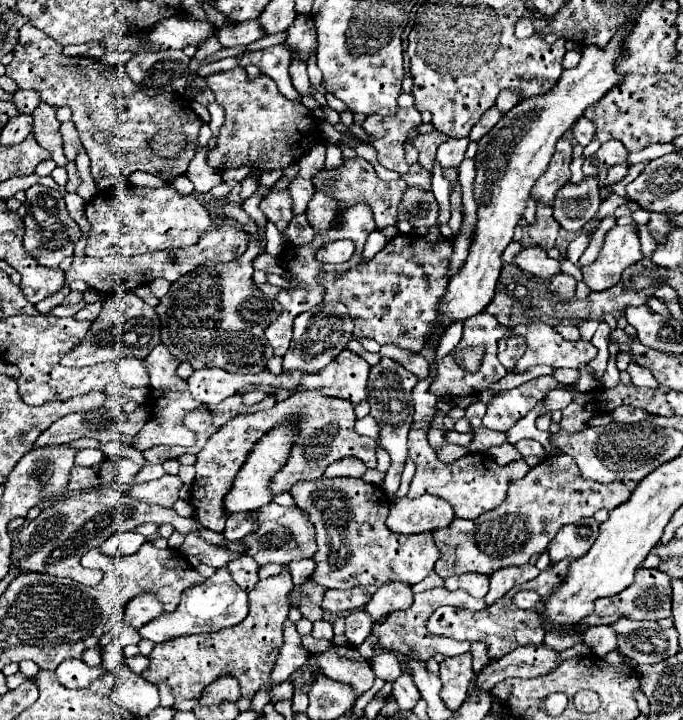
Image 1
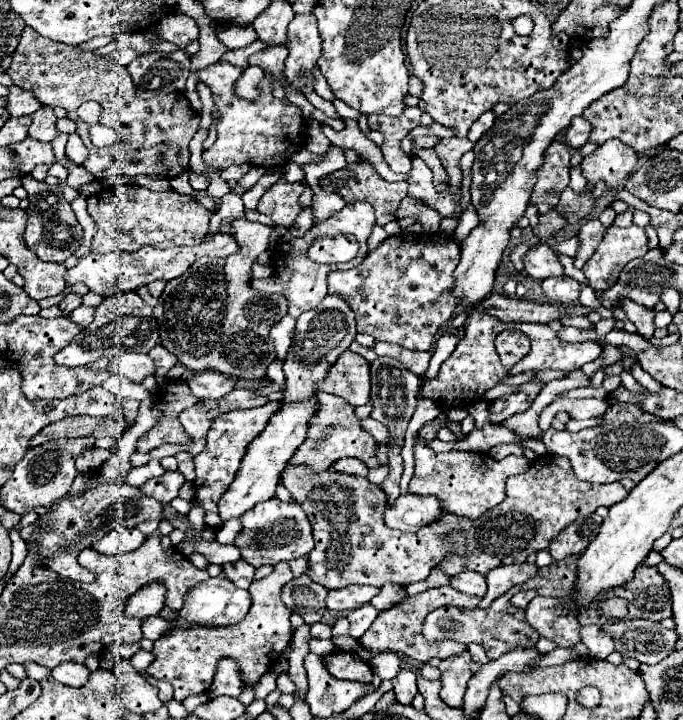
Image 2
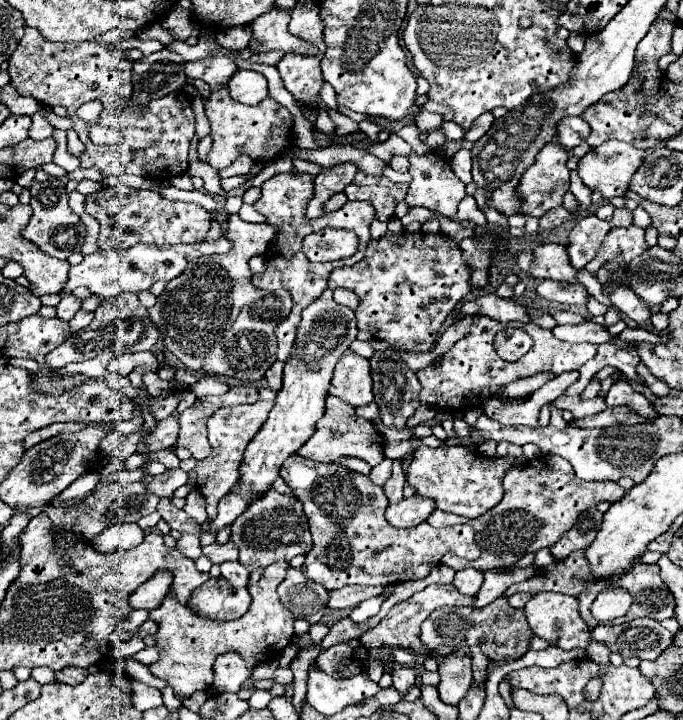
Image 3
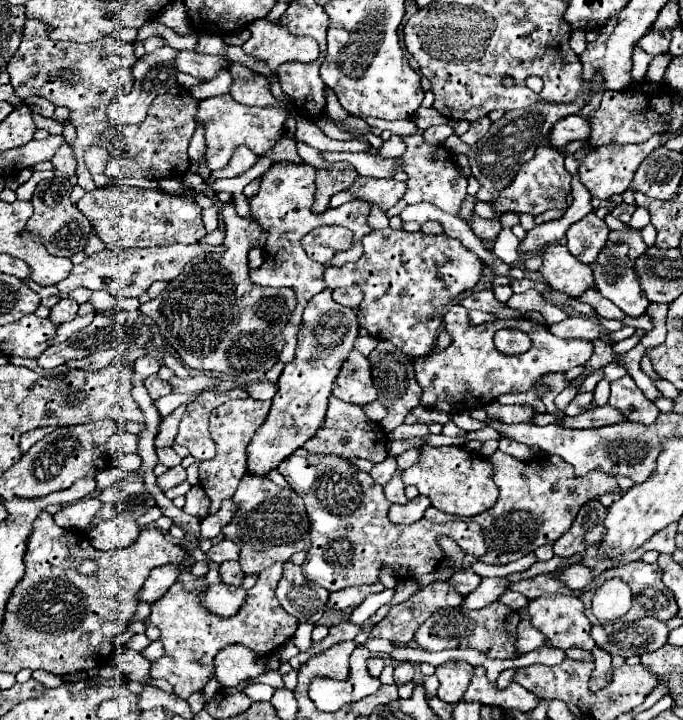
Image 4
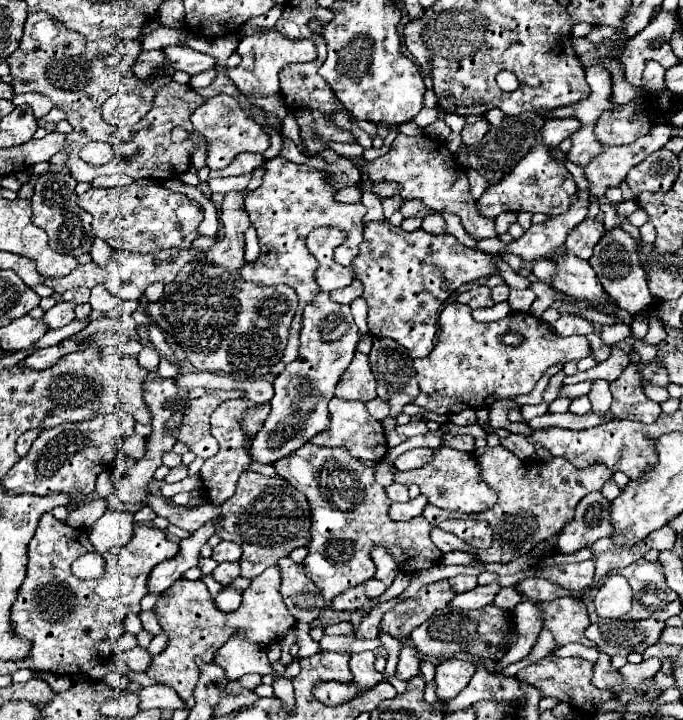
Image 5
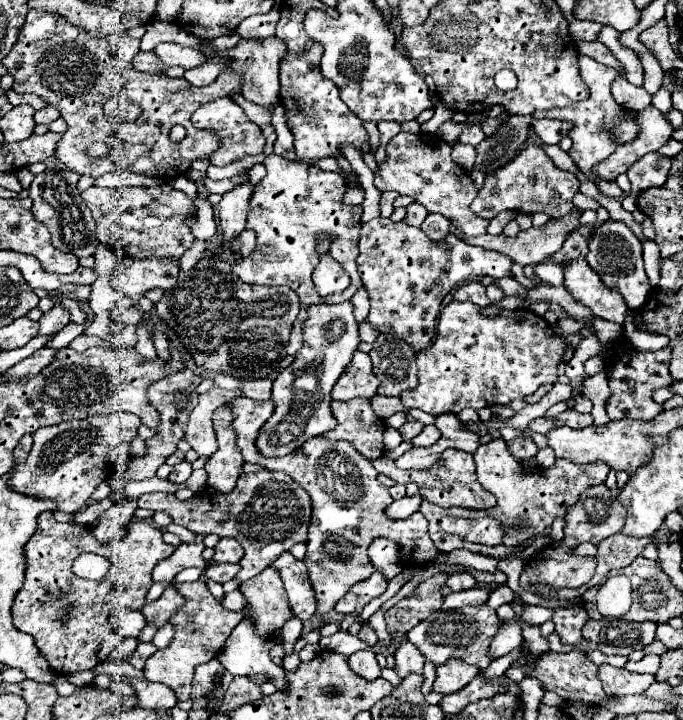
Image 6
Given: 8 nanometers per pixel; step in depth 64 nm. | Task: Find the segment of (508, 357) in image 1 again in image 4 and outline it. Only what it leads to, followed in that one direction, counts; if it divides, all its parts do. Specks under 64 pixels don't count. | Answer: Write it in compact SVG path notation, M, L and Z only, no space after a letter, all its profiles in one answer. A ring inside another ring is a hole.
M500 330L494 336L494 344L504 354L520 354L520 352L524 352L530 346L530 340L520 330Z

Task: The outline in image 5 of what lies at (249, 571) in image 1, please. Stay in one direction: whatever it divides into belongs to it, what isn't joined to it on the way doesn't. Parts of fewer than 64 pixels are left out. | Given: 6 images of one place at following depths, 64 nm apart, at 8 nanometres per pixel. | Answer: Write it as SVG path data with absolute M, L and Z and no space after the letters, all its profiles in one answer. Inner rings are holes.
M224 562L224 564L218 564L216 570L212 572L214 580L220 582L222 586L228 586L234 578L240 576L240 564L238 562Z

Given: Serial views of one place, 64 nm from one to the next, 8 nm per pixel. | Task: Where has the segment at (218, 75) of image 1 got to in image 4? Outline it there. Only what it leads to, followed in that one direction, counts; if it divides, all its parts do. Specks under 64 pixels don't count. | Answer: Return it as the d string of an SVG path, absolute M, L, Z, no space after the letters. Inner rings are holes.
M180 50L176 56L176 68L204 80L214 78L216 72L224 66L228 66L228 60L224 60L222 56L206 56L192 50ZM230 94L202 100L196 112L196 120L204 126L206 144L208 144L208 150L206 150L208 168L210 170L224 168L238 146L248 146L254 154L264 156L276 144L276 140L284 136L286 116L288 114L280 108L250 108L250 106L238 104L236 100L232 100Z

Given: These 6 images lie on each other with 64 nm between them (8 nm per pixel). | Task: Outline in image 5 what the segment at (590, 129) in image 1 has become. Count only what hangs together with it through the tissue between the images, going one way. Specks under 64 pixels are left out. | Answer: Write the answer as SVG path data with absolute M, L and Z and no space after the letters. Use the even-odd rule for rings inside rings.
M552 118L552 120L544 120L544 126L540 132L546 146L558 146L560 140L568 138L576 128L578 128L578 120L574 118L566 118L566 120Z

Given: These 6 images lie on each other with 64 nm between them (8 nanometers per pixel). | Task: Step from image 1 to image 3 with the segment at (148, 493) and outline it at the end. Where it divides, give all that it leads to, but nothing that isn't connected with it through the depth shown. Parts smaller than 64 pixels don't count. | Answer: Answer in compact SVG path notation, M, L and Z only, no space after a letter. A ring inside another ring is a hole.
M174 468L174 470L166 470L160 476L154 476L154 480L148 484L148 490L154 492L156 496L170 498L172 492L186 482L188 482L188 474L182 468Z

